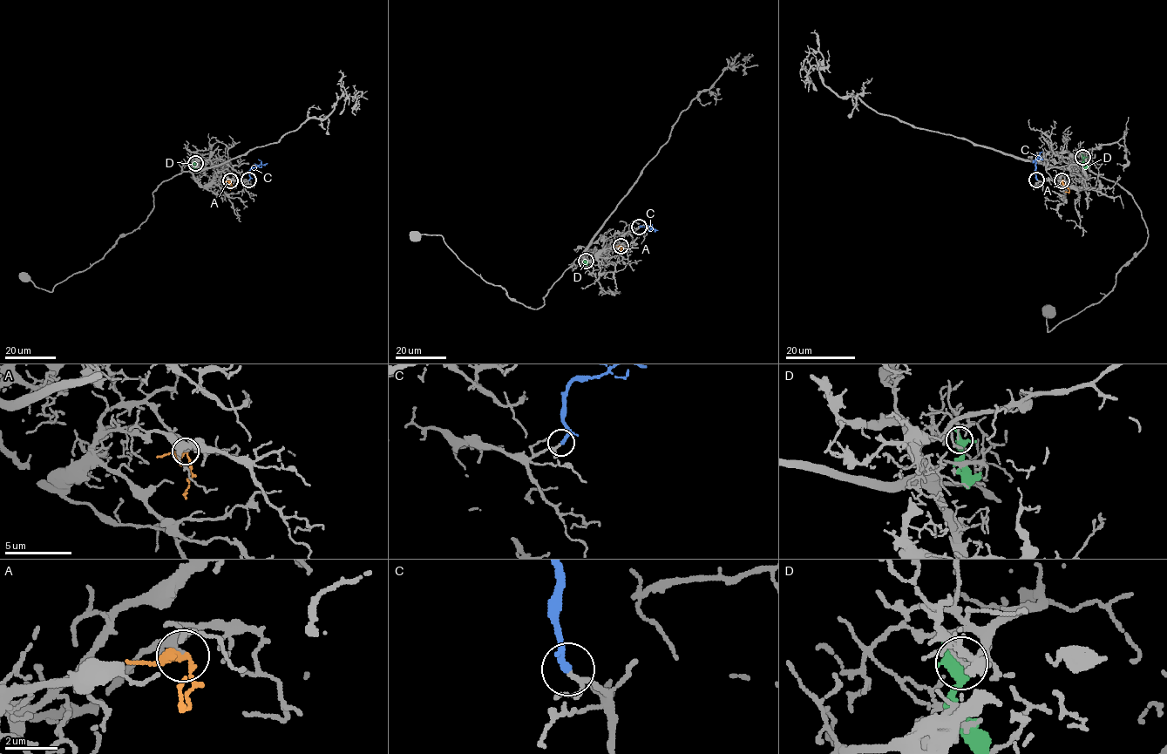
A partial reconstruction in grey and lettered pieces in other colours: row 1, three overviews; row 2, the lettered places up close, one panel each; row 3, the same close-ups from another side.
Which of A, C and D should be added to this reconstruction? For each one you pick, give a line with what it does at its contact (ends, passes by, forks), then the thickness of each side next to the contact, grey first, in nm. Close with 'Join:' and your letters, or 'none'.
A: it passes by; calibres 200 and 320 nm
C: it passes by; calibres 140 and 180 nm
Join: A, C

